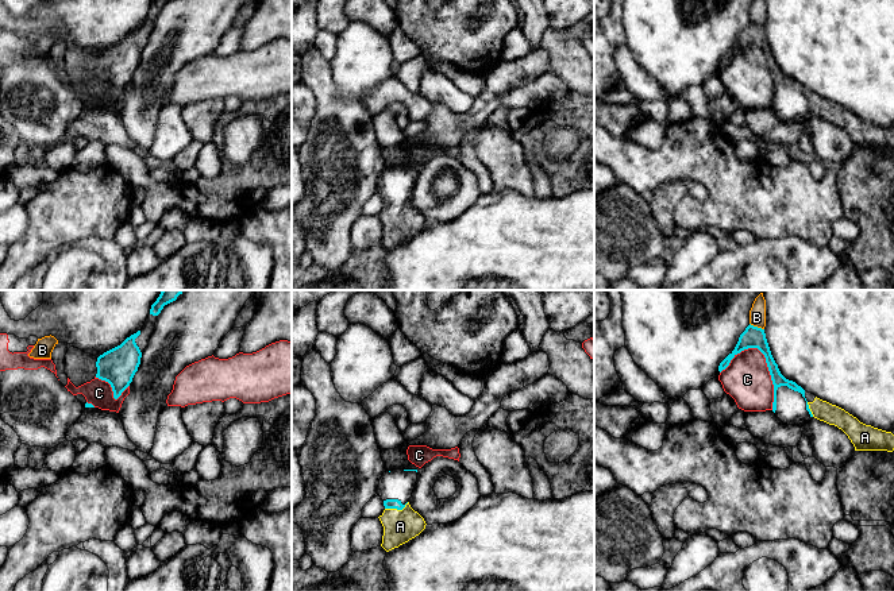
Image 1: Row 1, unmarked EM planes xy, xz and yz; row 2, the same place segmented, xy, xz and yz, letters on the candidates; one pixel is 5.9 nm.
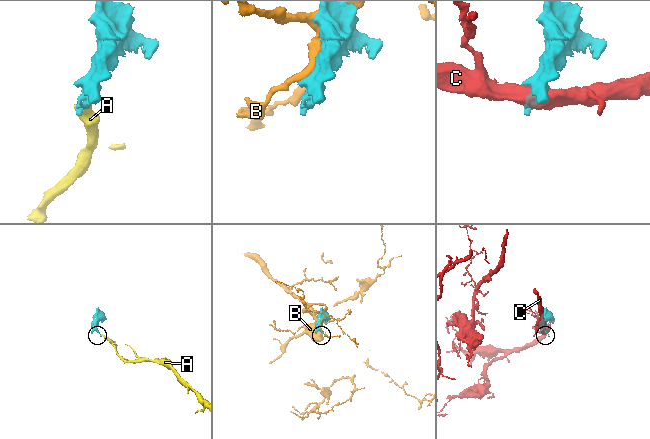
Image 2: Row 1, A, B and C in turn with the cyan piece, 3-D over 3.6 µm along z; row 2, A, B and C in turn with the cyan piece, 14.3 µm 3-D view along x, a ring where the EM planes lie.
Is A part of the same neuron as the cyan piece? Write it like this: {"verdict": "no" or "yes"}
{"verdict": "yes"}

